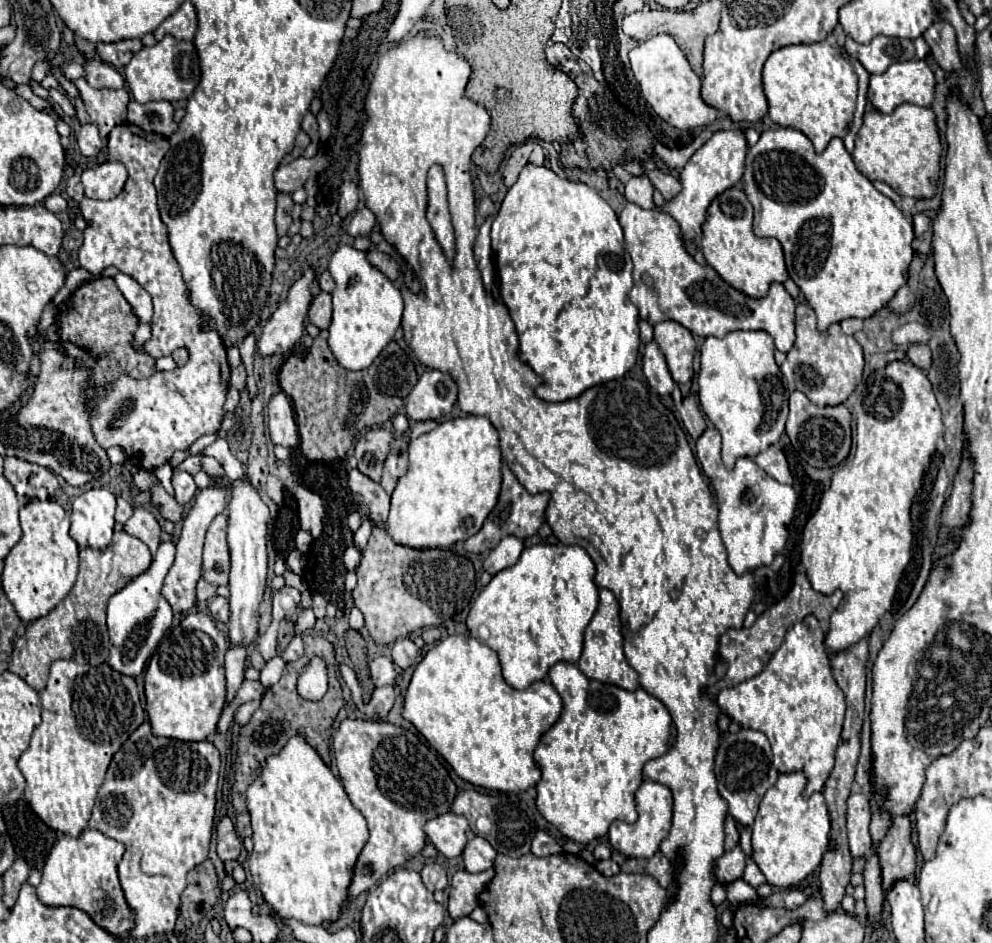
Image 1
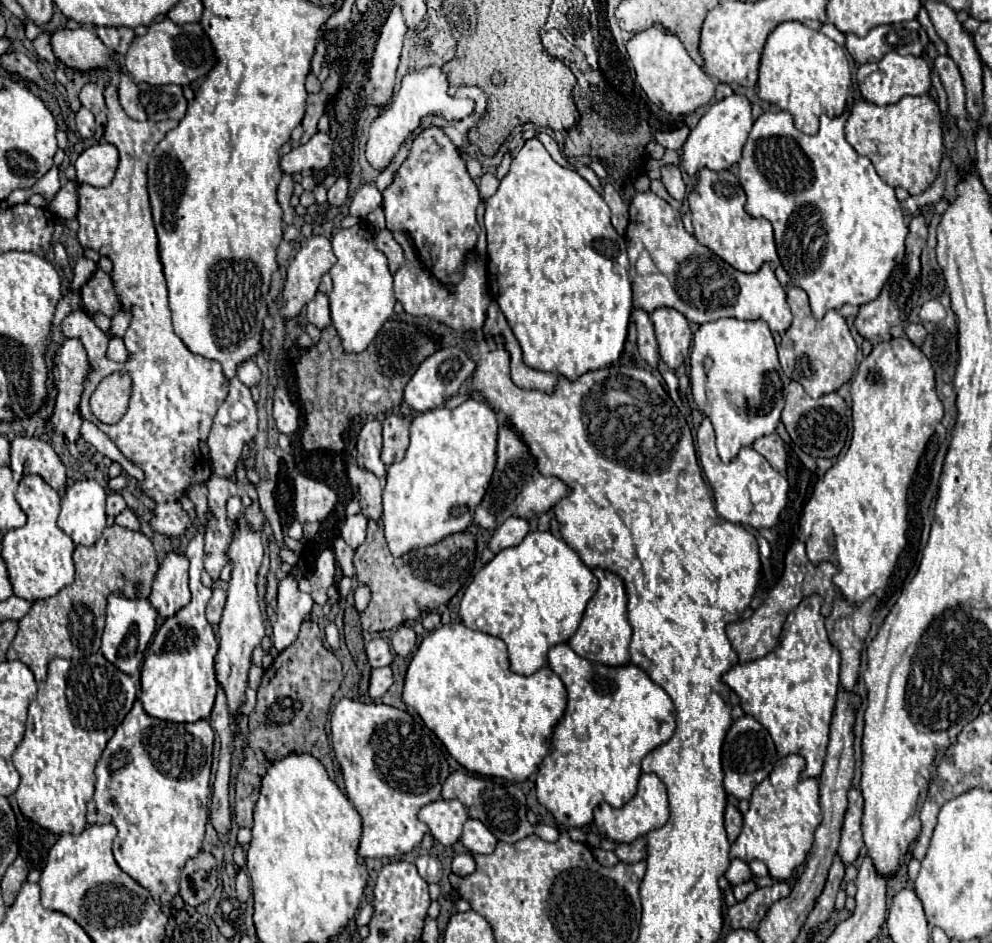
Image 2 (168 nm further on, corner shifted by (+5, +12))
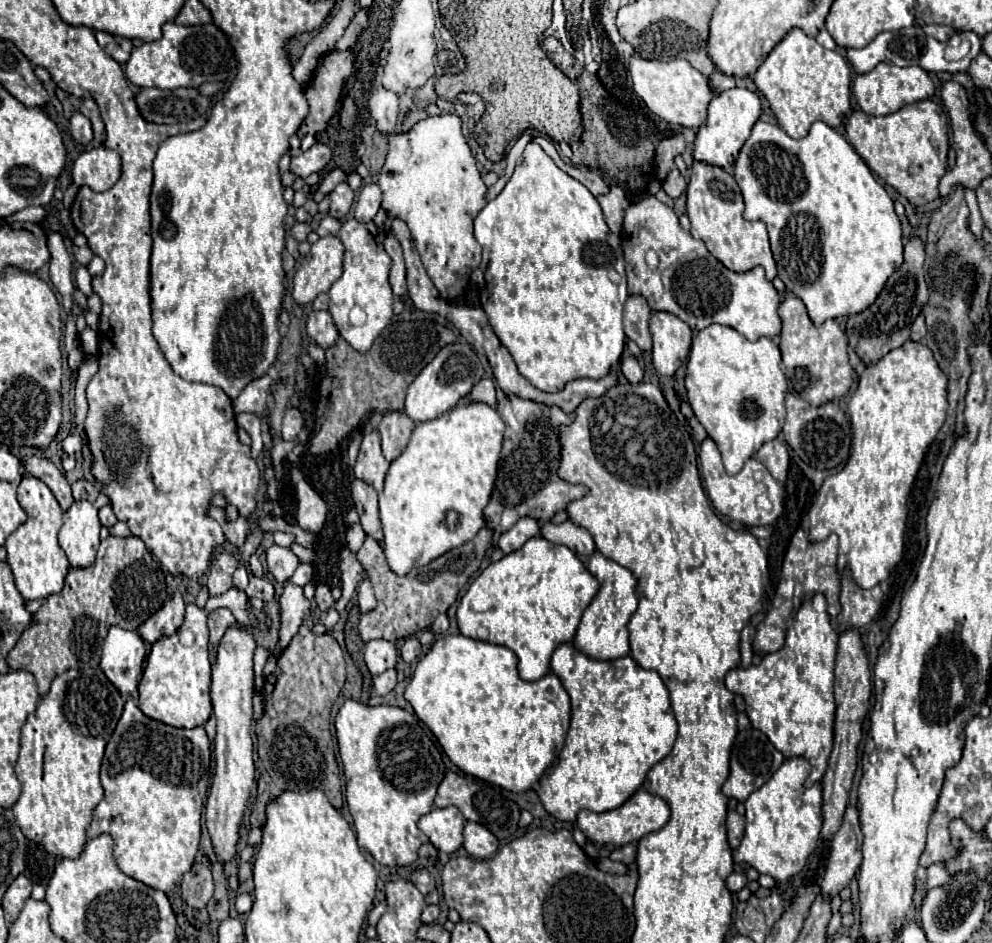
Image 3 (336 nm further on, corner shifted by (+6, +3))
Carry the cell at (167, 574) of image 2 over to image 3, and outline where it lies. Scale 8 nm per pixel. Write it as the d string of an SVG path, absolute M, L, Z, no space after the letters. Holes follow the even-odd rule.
M176 591L172 597L168 597L164 601L164 605L150 615L140 627L140 635L144 635L146 643L154 643L156 639L164 637L164 635L172 635L178 631L178 627L184 621L184 599L180 595L180 591Z

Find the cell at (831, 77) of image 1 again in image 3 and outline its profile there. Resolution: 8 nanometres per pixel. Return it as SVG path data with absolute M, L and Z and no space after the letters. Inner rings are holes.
M792 29L766 57L754 75L758 91L768 99L778 125L794 139L808 135L814 121L824 121L830 127L838 127L844 115L850 111L850 81L852 69L848 61L828 51L808 37L802 29Z

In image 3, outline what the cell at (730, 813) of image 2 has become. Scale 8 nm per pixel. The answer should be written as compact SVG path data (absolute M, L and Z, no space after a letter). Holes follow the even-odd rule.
M730 811L726 827L728 827L728 843L732 849L736 849L744 835L744 817L740 817L736 811Z

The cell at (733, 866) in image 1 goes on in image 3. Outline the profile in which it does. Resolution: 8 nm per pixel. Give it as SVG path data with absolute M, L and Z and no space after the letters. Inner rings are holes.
M786 759L780 771L746 799L746 831L740 847L732 853L734 863L750 865L776 881L788 881L808 865L822 829L822 787L820 783L814 783L810 789L804 787L808 773L810 765L806 759Z

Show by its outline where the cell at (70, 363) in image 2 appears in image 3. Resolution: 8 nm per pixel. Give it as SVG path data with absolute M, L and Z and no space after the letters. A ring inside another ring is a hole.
M84 329L82 333L78 333L80 339L80 347L84 351L84 355L98 355L98 333L92 329Z

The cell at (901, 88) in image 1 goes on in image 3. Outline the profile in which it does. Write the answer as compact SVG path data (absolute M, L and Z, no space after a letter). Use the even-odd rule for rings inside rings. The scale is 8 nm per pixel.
M878 63L870 73L856 75L852 93L860 109L868 115L890 115L908 103L916 103L934 95L934 83L922 67L896 67L892 63Z

